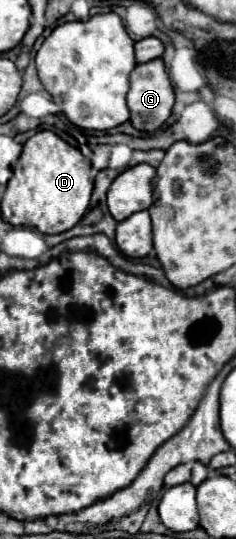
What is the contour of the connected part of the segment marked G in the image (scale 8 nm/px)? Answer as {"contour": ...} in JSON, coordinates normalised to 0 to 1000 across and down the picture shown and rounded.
{"contour":[[[665,108],[614,119],[581,119],[572,130],[555,134],[555,163],[538,174],[538,197],[555,204],[555,230],[597,245],[657,245],[725,215],[733,189],[742,189],[742,171],[733,171],[733,156],[708,141],[691,111]]]}

